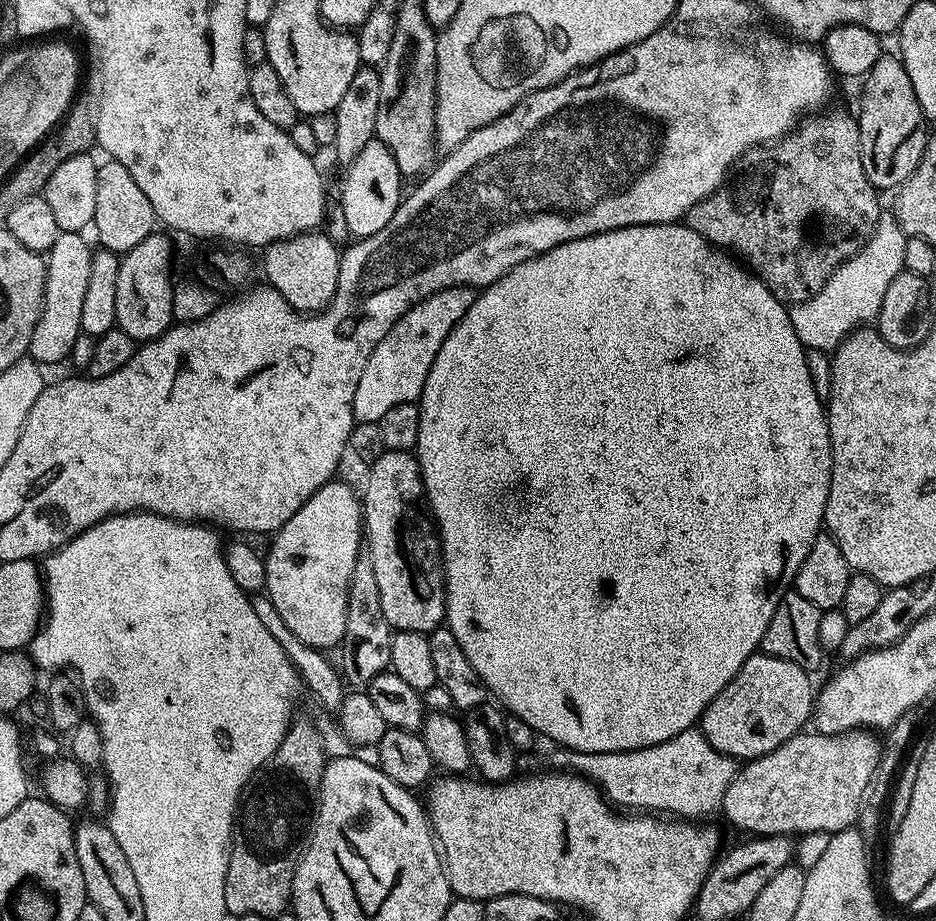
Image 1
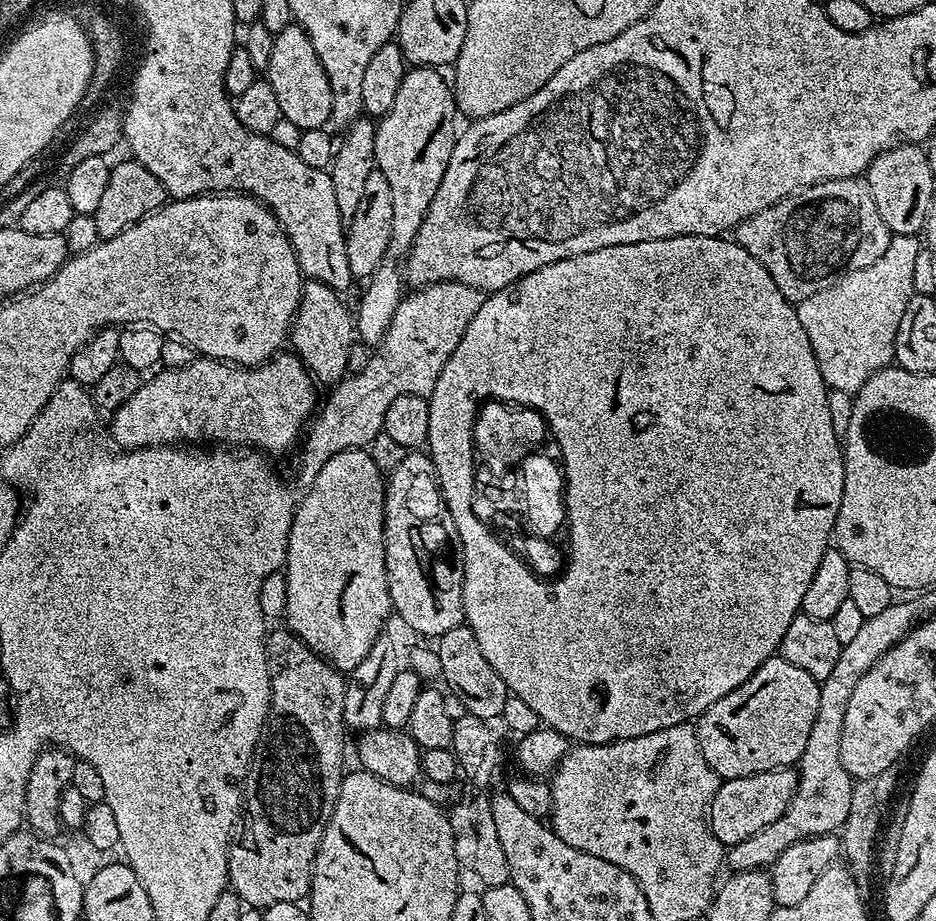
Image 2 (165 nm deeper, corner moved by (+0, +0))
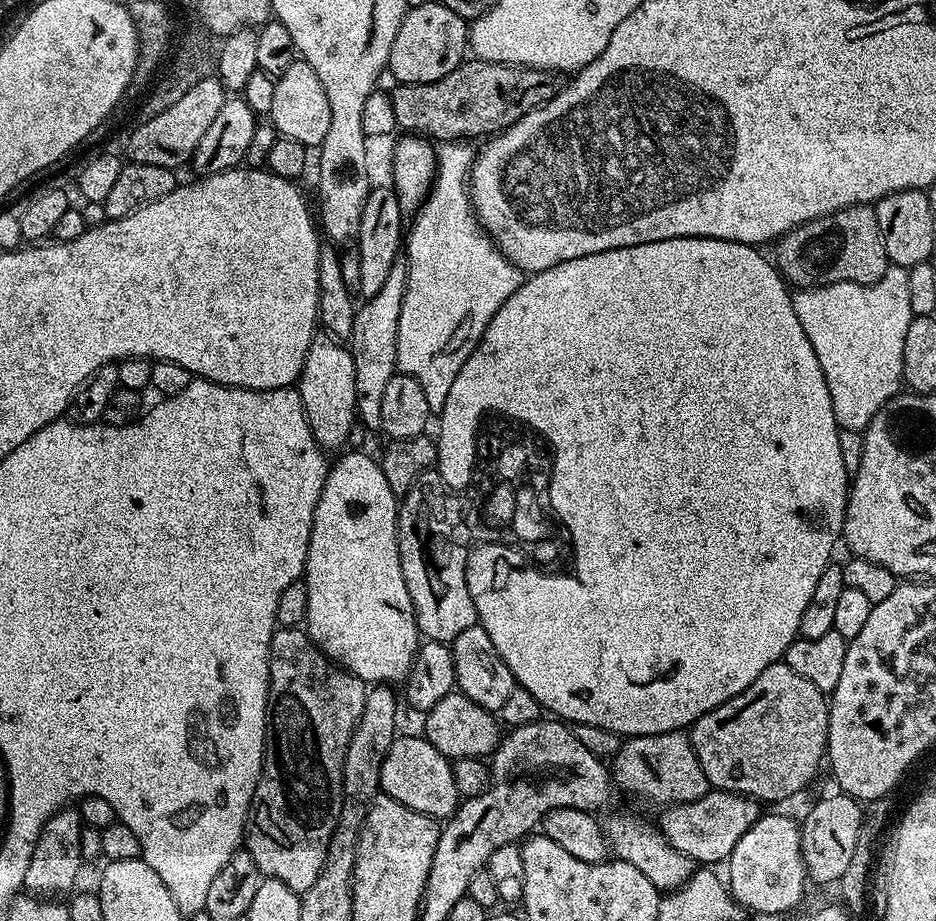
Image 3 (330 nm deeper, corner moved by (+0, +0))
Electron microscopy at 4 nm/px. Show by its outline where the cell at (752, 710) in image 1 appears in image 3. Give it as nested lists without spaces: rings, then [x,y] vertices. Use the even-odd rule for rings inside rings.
[[[786,663],[772,664],[742,694],[722,702],[714,710],[702,714],[690,729],[694,754],[706,774],[709,785],[721,792],[737,792],[754,800],[788,800],[796,796],[816,776],[825,763],[828,746],[828,700],[825,693],[806,682],[802,674],[794,674]]]

